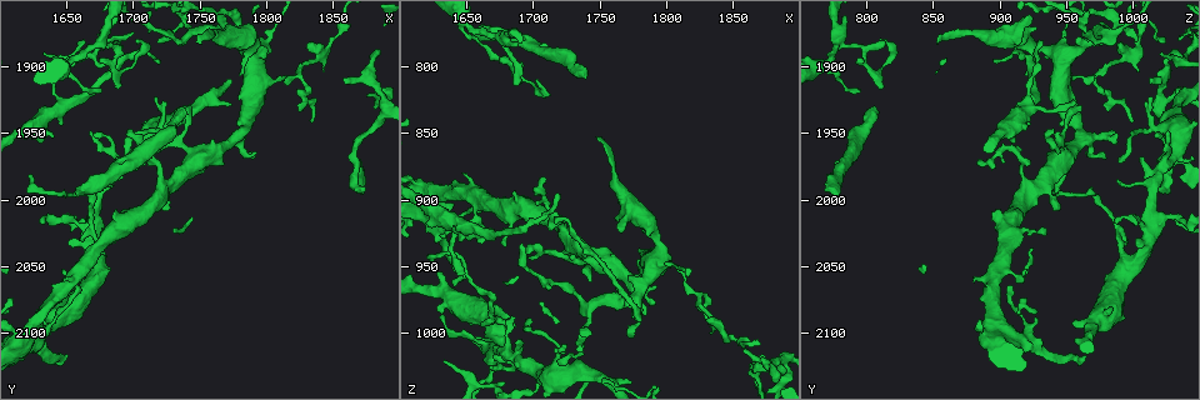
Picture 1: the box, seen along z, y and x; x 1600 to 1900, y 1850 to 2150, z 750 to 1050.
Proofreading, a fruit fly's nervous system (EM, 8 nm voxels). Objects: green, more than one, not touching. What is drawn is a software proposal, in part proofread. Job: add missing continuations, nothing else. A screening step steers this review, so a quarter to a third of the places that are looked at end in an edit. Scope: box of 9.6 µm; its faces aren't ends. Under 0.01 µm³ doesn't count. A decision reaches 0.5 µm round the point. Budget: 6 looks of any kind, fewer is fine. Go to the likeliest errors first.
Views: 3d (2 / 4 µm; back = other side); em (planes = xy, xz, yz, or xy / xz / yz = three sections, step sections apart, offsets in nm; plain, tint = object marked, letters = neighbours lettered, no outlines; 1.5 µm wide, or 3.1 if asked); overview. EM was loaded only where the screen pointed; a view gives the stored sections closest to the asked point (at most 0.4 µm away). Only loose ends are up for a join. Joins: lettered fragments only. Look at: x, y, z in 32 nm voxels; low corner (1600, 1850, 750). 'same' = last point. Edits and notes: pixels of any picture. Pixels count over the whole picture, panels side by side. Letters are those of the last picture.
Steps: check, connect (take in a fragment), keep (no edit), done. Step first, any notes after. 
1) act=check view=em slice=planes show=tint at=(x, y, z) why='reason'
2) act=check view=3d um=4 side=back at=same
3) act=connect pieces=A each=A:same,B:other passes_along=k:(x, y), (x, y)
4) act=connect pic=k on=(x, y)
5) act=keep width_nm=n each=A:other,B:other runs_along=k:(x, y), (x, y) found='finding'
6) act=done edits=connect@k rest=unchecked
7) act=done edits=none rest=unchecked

act=check view=em slice=xy step=8 show=tint at=(1858, 1910, 1014) why='tapers out'

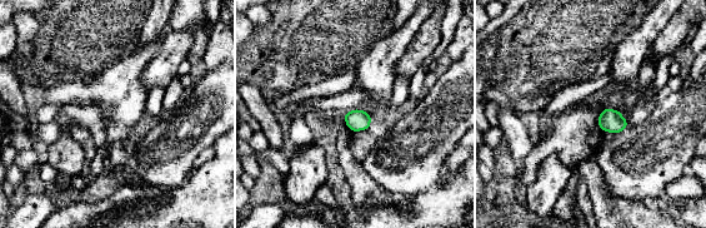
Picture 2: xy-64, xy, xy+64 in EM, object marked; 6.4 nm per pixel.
act=check view=em slice=planes show=tint at=same why='cut it another way'

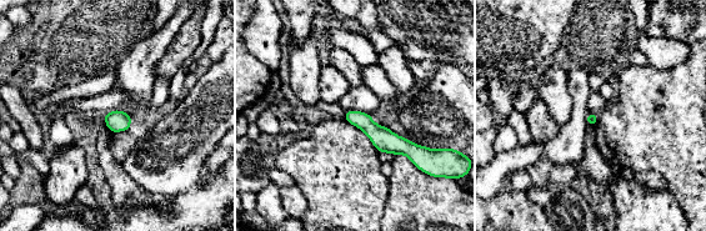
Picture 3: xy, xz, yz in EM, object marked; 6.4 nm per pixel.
act=check view=em slice=planes show=letters at=same why='what lies round it'

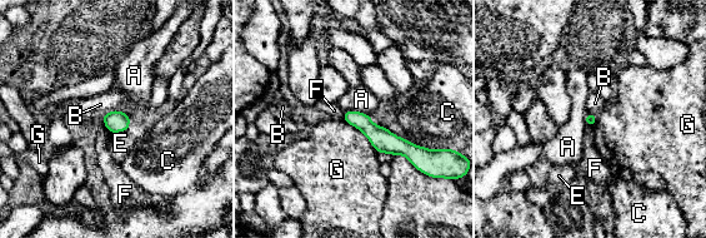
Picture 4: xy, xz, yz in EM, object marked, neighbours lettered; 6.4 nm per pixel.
act=keep longest_contact=G:300nm each=A:other,B:other,C:other,E:other,F:other,G:other found='no lettered fragment goes on from it'

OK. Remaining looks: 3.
act=check view=em slice=planes show=tint at=(1872, 1994, 1018) why='thin end'

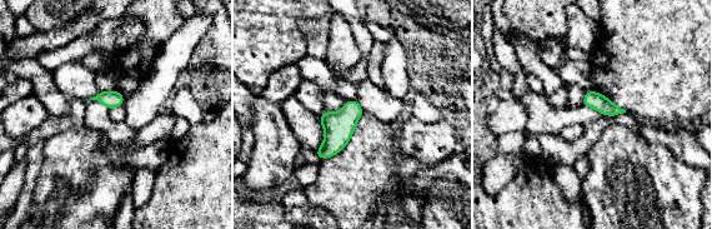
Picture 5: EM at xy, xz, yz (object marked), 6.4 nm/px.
act=check view=em slice=planes show=letters at=same

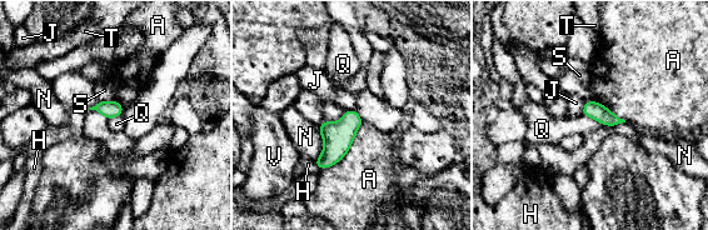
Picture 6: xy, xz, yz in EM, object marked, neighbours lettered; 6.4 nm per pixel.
act=keep width_nm=110 each=A:other,H:other,J:other,N:other,Q:other,S:other,T:other,V:other found='none of them fits'

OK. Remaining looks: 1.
act=check view=em slice=planes show=letters at=(1726, 2006, 942) why='free end'

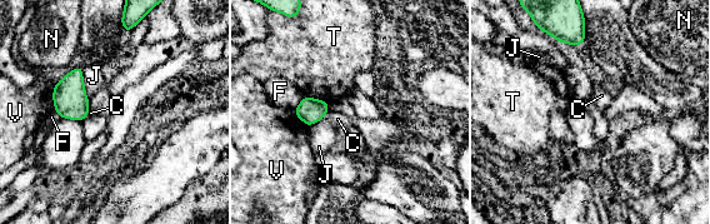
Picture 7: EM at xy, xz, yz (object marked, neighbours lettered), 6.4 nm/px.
act=keep width_nm=160 each=C:other,F:other,J:other,N:other,T:other,V:other border=7:(329, 110), (324, 115) found='none of them fits'

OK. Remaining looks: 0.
act=done edits=none rest=unchecked

